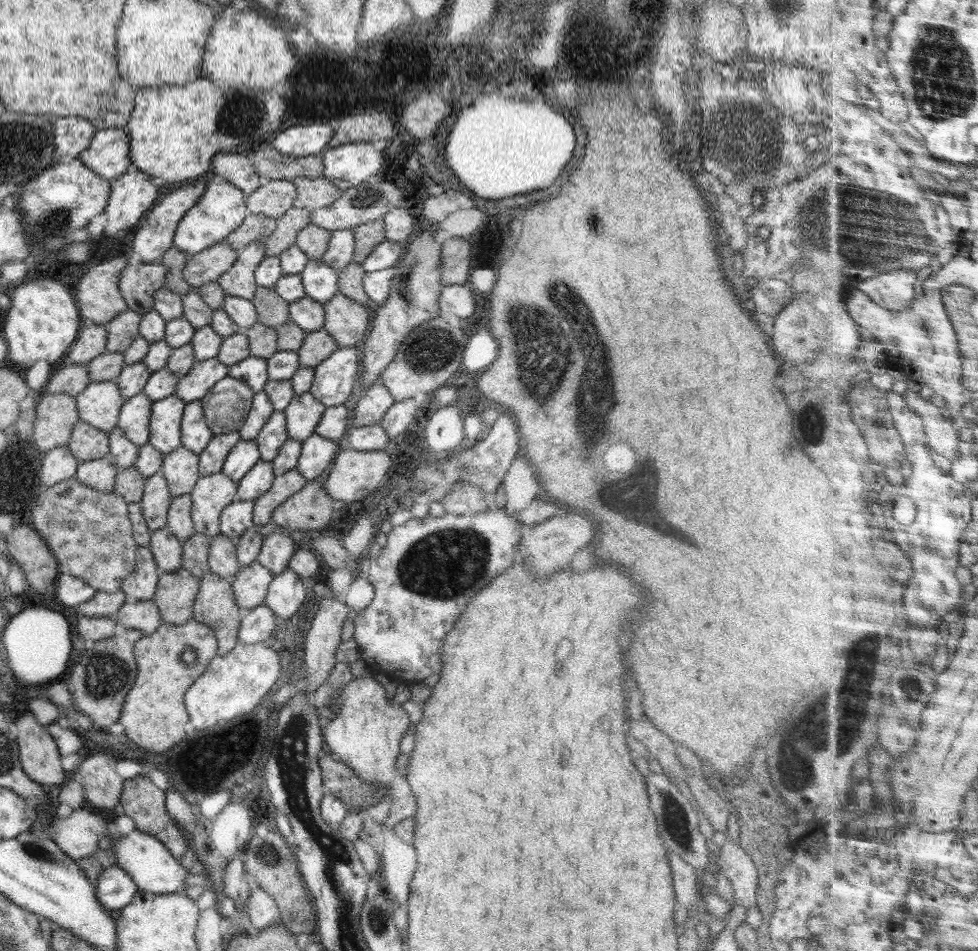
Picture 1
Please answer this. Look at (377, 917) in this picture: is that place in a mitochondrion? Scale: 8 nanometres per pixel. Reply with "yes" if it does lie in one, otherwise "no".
yes

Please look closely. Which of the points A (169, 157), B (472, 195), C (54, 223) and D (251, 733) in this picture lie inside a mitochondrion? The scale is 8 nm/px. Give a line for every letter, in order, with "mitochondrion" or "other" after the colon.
A: other
B: other
C: mitochondrion
D: other

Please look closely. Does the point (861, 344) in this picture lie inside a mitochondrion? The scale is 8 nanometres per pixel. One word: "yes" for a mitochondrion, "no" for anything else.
no

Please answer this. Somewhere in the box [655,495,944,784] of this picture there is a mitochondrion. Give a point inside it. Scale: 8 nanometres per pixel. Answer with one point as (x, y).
(851, 696)

